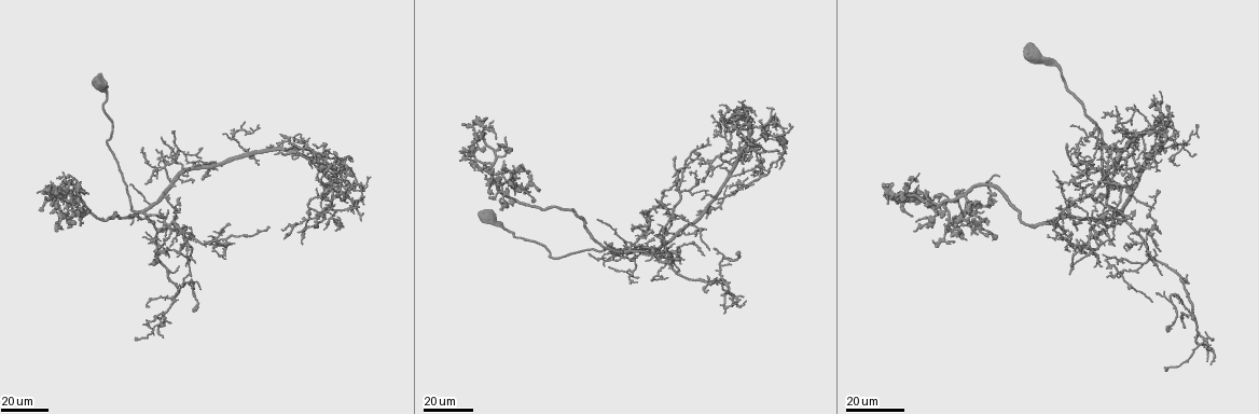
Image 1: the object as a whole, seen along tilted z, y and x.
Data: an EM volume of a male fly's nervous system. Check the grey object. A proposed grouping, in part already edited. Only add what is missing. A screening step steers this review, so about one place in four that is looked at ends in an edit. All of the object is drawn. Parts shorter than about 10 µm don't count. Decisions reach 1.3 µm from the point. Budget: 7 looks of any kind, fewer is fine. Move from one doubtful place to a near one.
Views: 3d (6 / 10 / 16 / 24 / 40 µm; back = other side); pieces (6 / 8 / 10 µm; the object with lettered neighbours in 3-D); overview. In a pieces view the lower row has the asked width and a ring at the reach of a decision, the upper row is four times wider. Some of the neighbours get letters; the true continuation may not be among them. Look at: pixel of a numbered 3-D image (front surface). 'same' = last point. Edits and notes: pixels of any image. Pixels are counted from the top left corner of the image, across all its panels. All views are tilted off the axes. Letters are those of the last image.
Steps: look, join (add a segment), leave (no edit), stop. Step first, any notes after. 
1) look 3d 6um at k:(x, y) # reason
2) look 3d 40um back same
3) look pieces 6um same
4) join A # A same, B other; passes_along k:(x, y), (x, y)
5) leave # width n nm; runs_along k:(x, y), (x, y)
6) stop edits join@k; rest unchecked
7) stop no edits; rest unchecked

look 3d 24um at 1:(604, 242) # stops while still wide

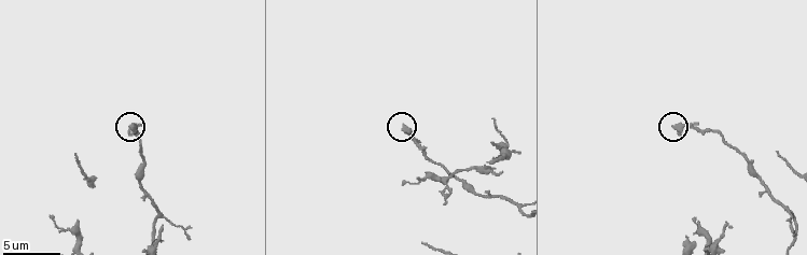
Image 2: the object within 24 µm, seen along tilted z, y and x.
look pieces 6um at 2:(405, 129) # see the neighbours

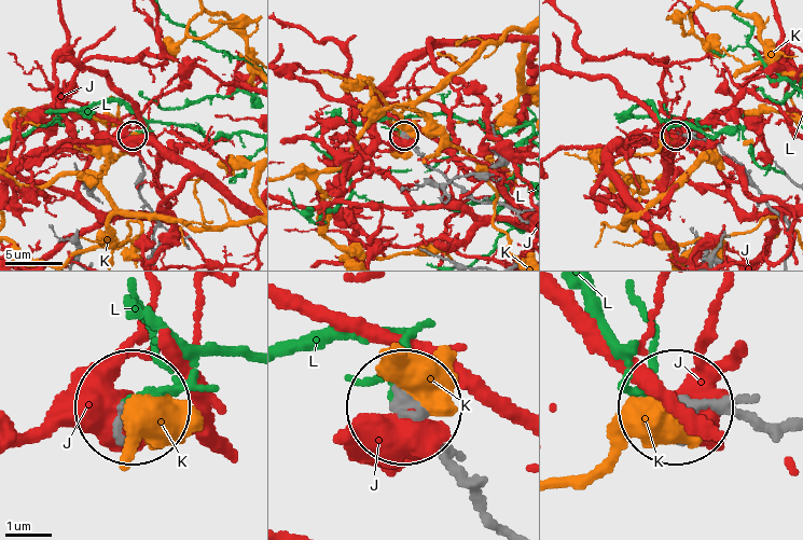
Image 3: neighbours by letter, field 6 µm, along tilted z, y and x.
leave # J other, K other, L other; none of them fits

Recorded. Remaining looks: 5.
look 3d 40um at 1:(743, 296)

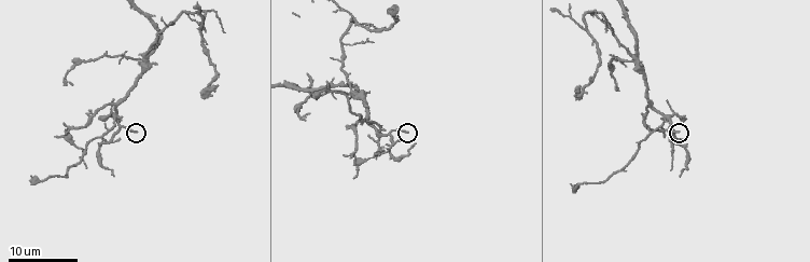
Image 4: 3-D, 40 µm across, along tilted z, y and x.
look pieces 10um at 4:(406, 130)

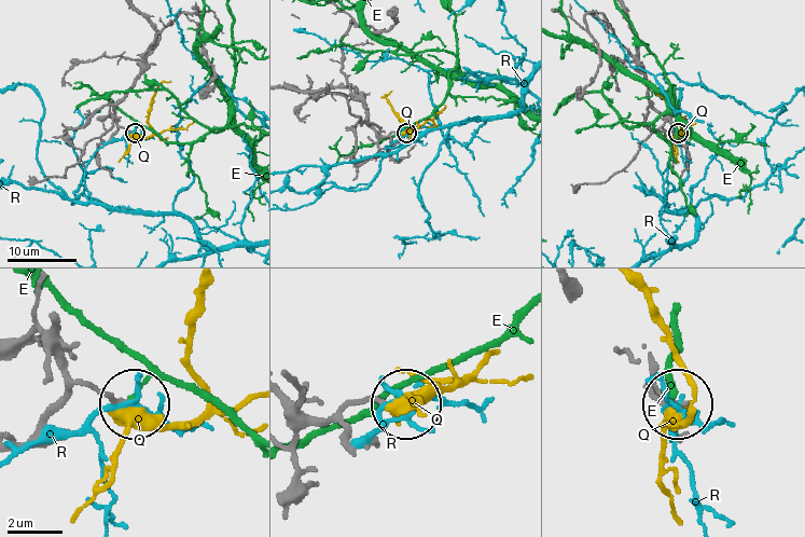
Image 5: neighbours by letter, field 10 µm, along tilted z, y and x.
leave # E other, Q other, R other; runs_along 5:(56, 327), (73, 377), (134, 403); none of them fits

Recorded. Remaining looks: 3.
look 3d 40um at 1:(603, 264) # free end

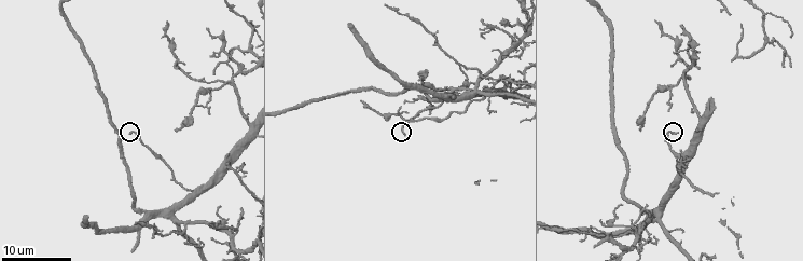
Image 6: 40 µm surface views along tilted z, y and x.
look pieces 10um at 6:(678, 132)

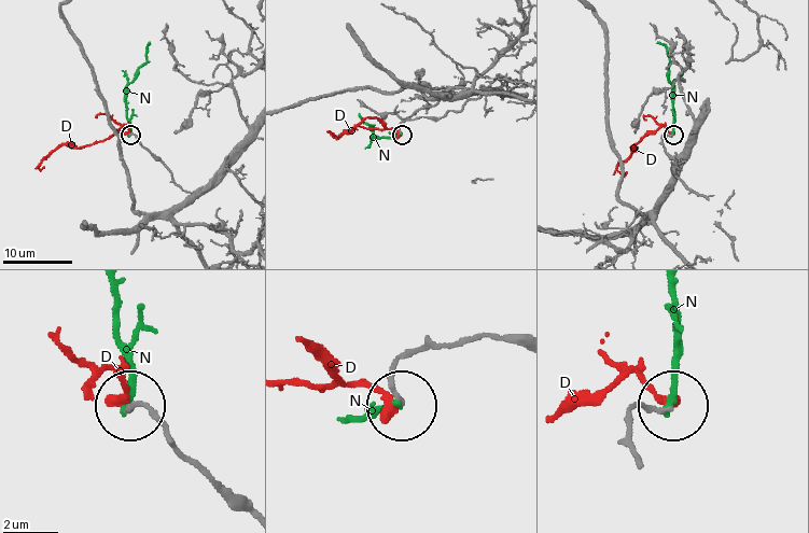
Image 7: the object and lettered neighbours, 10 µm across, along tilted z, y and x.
leave # width 140 nm; D other, N other; runs_along 7:(635, 457), (635, 410), (645, 404), (669, 406); no lettered segment goes on from it

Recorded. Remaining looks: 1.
stop no edits; rest unchecked

